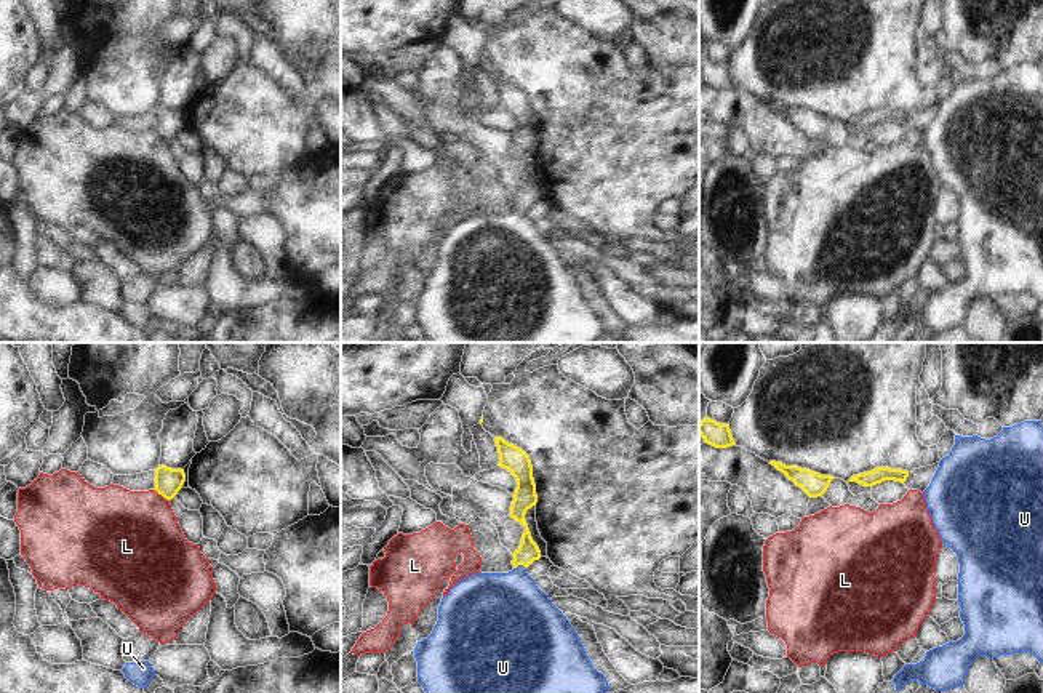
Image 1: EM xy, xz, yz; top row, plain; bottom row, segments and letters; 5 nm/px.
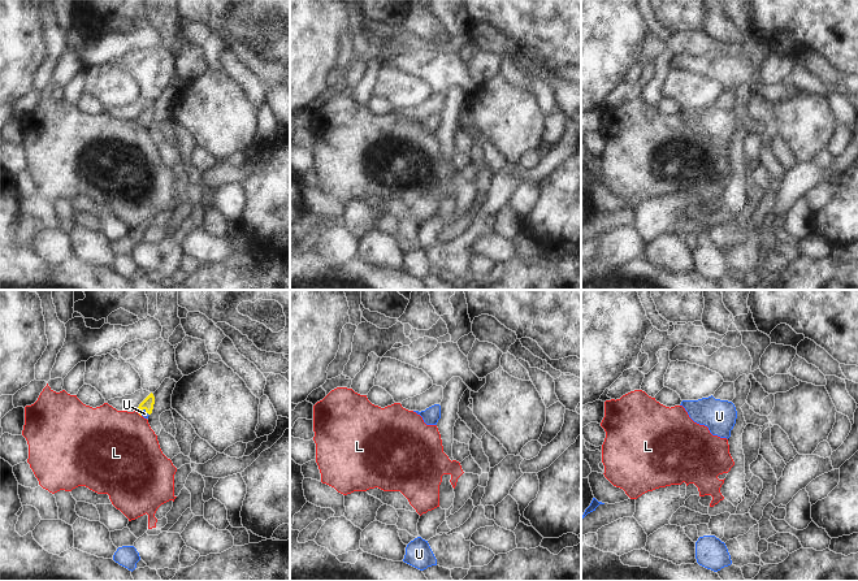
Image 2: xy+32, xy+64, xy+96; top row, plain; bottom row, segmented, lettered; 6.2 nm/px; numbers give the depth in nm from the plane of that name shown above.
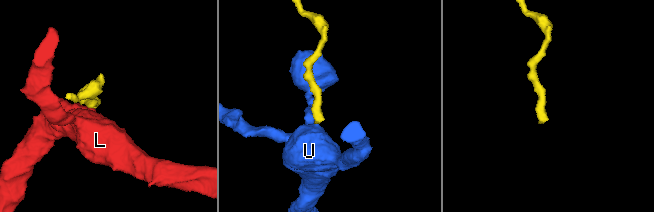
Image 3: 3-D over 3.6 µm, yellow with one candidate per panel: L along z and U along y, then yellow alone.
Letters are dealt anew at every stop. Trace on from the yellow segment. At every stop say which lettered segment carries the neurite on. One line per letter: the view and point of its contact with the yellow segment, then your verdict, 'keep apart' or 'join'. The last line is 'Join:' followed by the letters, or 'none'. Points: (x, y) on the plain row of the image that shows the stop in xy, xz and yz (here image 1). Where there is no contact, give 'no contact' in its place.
L: xy (162, 136) | keep apart
U: xz (519, 205) | join
Join: U

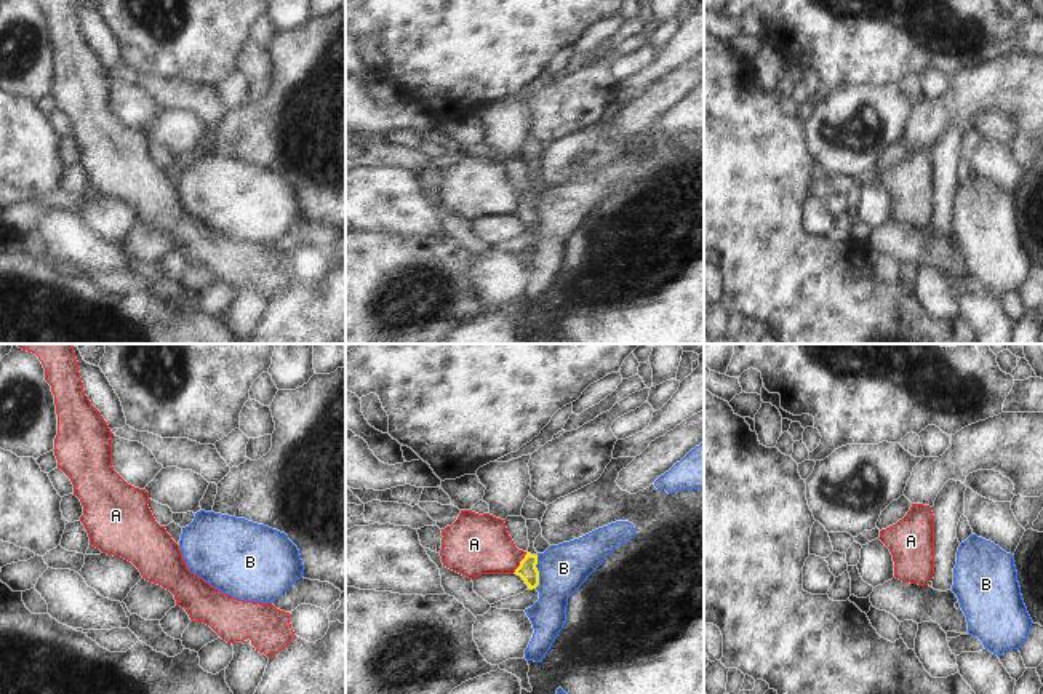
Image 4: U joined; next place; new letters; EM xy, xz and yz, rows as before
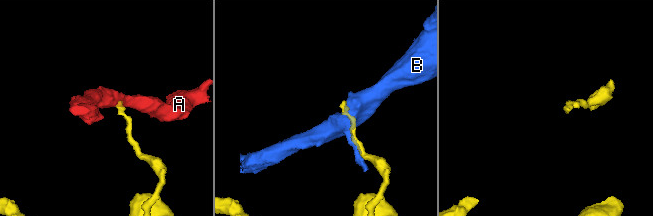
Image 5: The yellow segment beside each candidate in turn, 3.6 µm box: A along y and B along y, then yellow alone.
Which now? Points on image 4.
A: xz (520, 205) | keep apart
B: xz (538, 213) | keep apart
Join: none

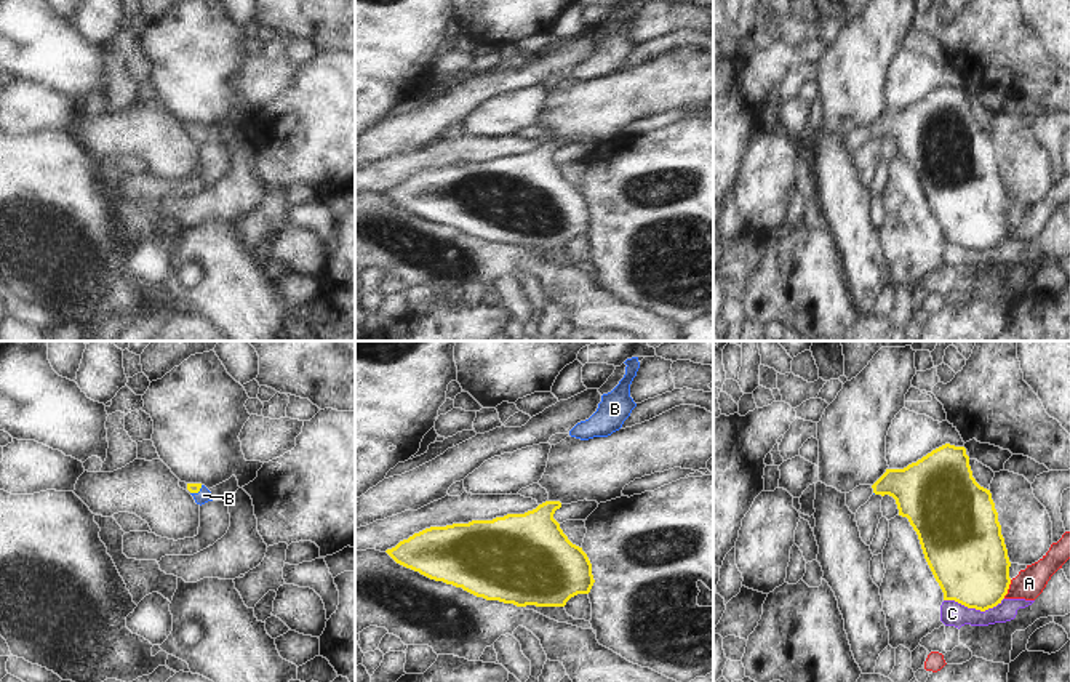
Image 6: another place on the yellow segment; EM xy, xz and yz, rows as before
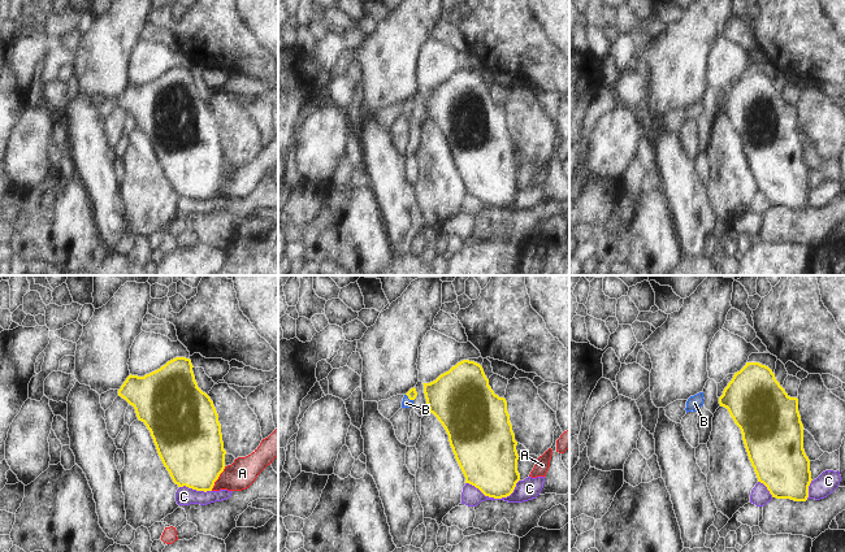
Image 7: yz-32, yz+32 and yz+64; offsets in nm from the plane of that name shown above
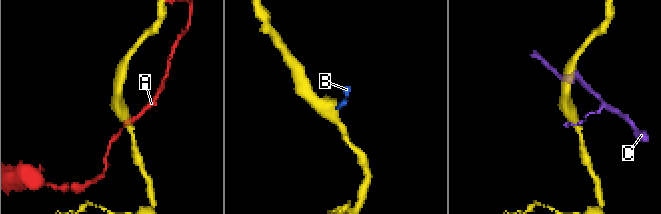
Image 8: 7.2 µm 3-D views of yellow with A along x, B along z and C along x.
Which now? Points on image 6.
A: yz (1006, 231) | keep apart
B: xy (197, 133) | join
C: yz (973, 248) | keep apart
Join: B

